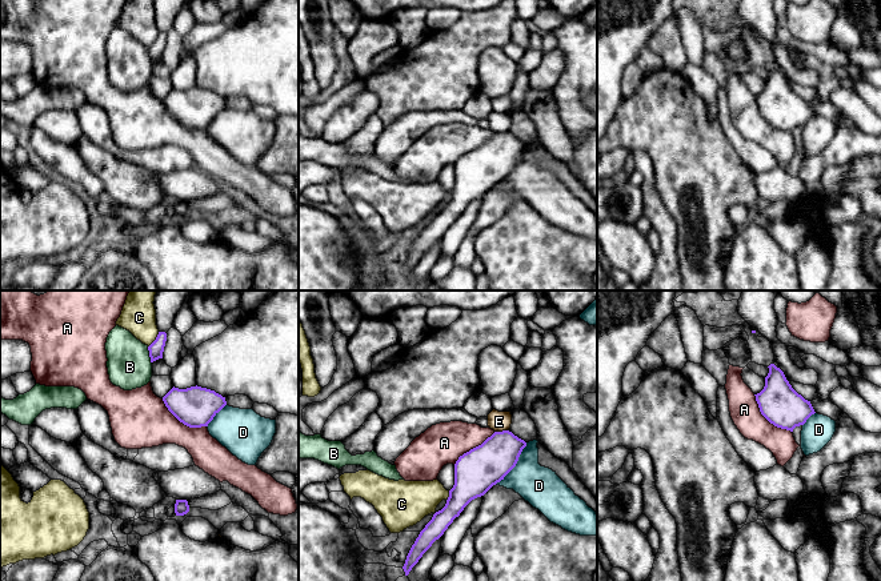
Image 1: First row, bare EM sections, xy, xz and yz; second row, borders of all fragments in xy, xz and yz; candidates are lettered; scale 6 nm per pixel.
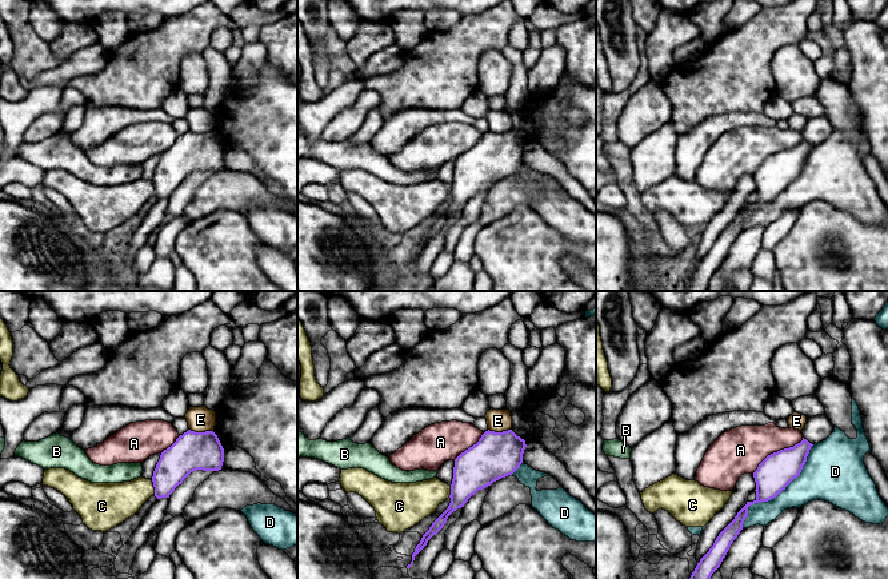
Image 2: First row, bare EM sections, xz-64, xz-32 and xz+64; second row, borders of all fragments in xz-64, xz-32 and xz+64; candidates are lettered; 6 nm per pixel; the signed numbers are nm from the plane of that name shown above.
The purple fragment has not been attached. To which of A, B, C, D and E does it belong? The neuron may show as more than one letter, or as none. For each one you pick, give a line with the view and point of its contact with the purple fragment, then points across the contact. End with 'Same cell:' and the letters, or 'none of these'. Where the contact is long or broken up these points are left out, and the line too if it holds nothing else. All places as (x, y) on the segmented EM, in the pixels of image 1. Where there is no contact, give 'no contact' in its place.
C: contact xy (155, 340)
Same cell: C

